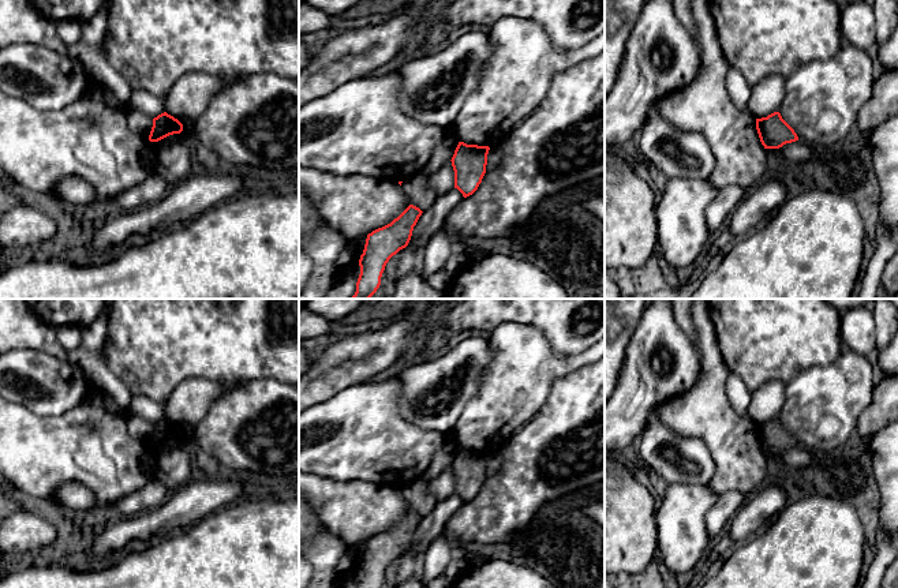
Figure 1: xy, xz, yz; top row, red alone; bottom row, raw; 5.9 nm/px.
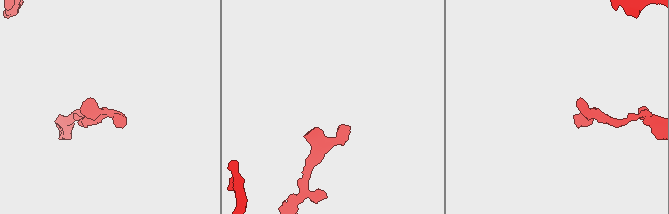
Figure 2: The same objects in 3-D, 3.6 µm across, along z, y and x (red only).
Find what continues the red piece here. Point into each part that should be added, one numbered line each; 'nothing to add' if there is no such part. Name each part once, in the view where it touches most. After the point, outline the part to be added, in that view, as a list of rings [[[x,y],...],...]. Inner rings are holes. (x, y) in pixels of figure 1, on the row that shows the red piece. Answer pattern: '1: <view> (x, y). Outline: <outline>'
nothing to add

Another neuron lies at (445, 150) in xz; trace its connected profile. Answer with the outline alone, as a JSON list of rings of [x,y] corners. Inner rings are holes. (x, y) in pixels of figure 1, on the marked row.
[[[453,126],[448,127],[446,136],[444,141],[438,145],[438,147],[434,150],[430,161],[424,165],[424,168],[420,171],[422,175],[430,177],[433,173],[435,173],[445,162],[450,161],[454,150],[459,145],[459,136],[454,131]]]

